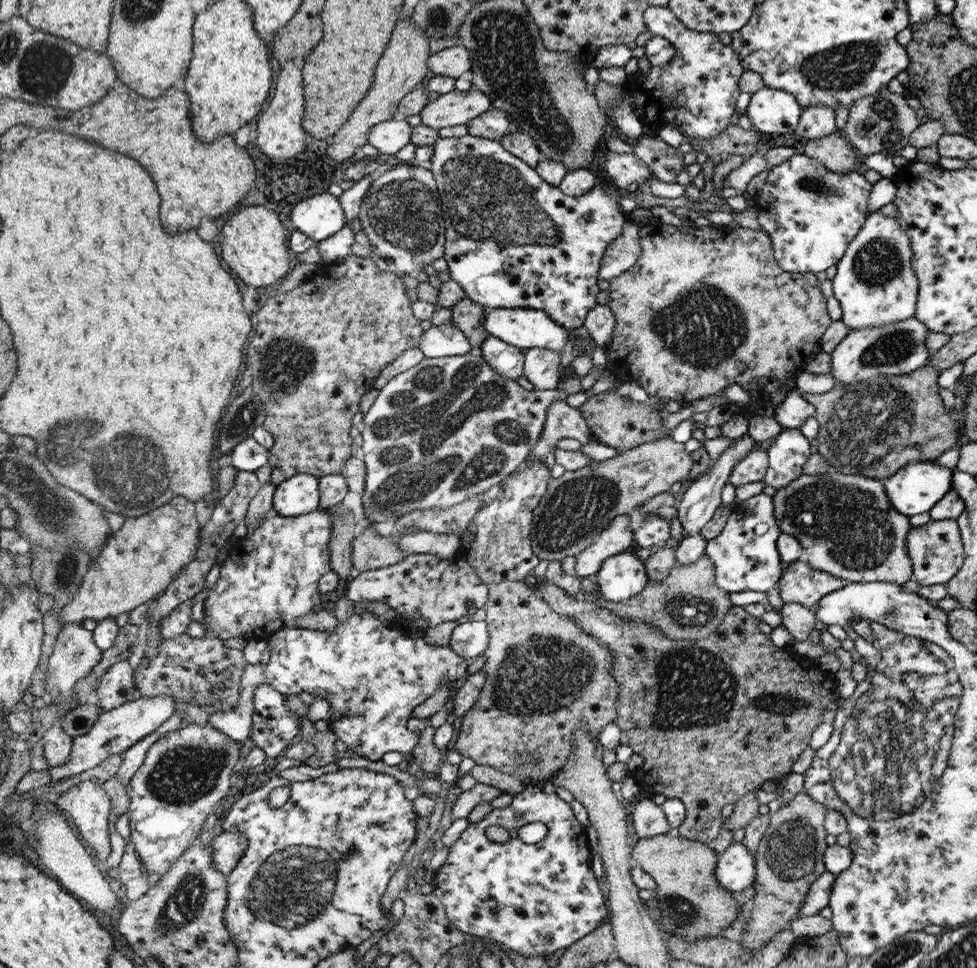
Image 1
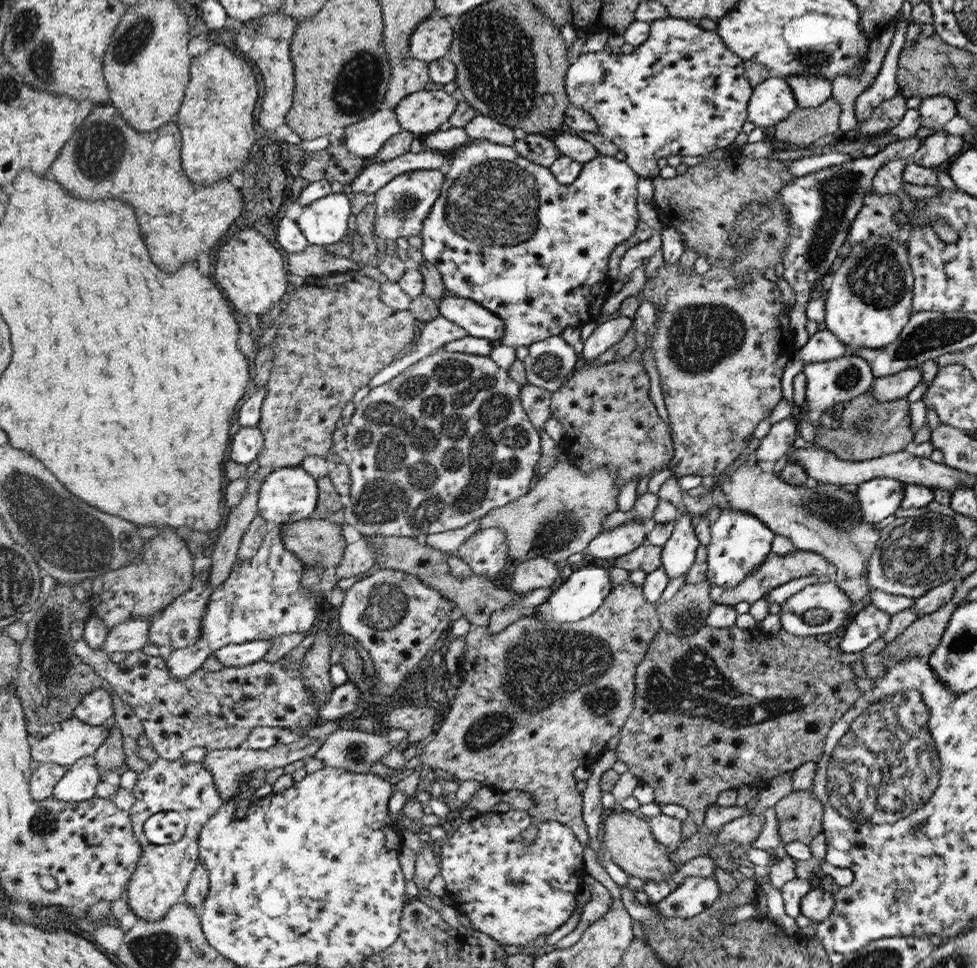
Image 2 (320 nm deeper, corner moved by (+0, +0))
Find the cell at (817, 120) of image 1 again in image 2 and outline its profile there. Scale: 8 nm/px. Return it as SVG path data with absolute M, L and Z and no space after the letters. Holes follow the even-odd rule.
M792 76L786 81L796 94L798 107L820 107L833 94L831 82L818 76Z

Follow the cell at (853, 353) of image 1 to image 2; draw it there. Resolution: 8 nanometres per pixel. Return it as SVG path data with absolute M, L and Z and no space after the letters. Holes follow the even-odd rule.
M850 353L826 362L811 362L804 366L803 372L806 375L807 420L814 427L819 426L819 415L824 412L837 412L844 404L867 392L868 386L875 380L872 367L870 367L868 361Z

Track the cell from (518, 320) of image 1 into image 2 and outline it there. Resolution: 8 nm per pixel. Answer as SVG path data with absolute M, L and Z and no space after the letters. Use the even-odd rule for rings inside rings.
M449 293L435 308L444 318L465 328L469 335L492 341L503 335L503 320L473 300Z

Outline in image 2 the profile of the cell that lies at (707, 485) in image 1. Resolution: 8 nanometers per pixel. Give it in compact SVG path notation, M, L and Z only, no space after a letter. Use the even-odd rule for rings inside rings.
M678 514L674 521L674 531L663 547L661 566L670 580L687 574L701 546L694 533L694 517L694 514Z

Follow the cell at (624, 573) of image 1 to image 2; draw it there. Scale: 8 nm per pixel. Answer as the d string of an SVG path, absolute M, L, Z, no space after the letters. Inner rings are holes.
M584 563L580 570L568 576L564 583L553 590L552 594L542 604L538 605L538 610L534 612L534 616L538 617L540 621L556 623L570 623L586 619L602 606L612 588L609 570Z

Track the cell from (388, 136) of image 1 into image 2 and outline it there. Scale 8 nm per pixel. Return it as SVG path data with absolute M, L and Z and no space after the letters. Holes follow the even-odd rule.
M393 108L378 109L360 122L348 125L344 129L343 144L351 153L356 156L362 156L363 159L370 159L382 146L394 135L400 133L402 127L398 122L396 113Z

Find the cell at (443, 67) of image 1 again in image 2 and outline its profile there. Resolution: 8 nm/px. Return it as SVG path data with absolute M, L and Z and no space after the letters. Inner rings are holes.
M438 13L425 19L409 40L409 54L429 65L448 55L453 42L453 20Z

